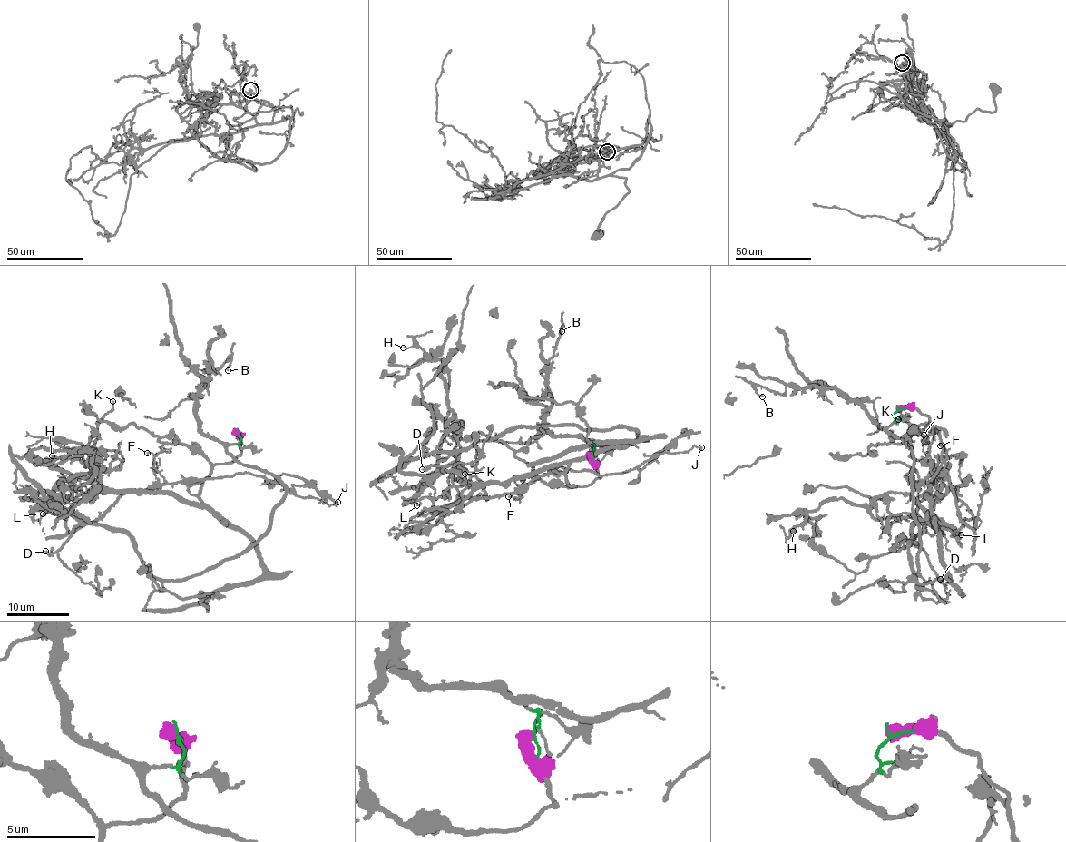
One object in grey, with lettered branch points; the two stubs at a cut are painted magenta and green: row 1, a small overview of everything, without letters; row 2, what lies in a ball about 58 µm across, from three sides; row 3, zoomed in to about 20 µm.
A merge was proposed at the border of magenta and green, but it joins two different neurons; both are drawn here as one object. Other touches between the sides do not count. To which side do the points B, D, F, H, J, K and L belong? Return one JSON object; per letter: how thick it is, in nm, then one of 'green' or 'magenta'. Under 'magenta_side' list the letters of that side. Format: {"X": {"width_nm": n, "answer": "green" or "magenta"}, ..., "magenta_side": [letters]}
{"B": {"width_nm": 110, "answer": "green"}, "D": {"width_nm": 240, "answer": "green"}, "F": {"width_nm": 110, "answer": "magenta"}, "H": {"width_nm": 130, "answer": "magenta"}, "J": {"width_nm": 160, "answer": "magenta"}, "K": {"width_nm": 120, "answer": "magenta"}, "L": {"width_nm": 130, "answer": "magenta"}, "magenta_side": ["F", "H", "J", "K", "L"]}

